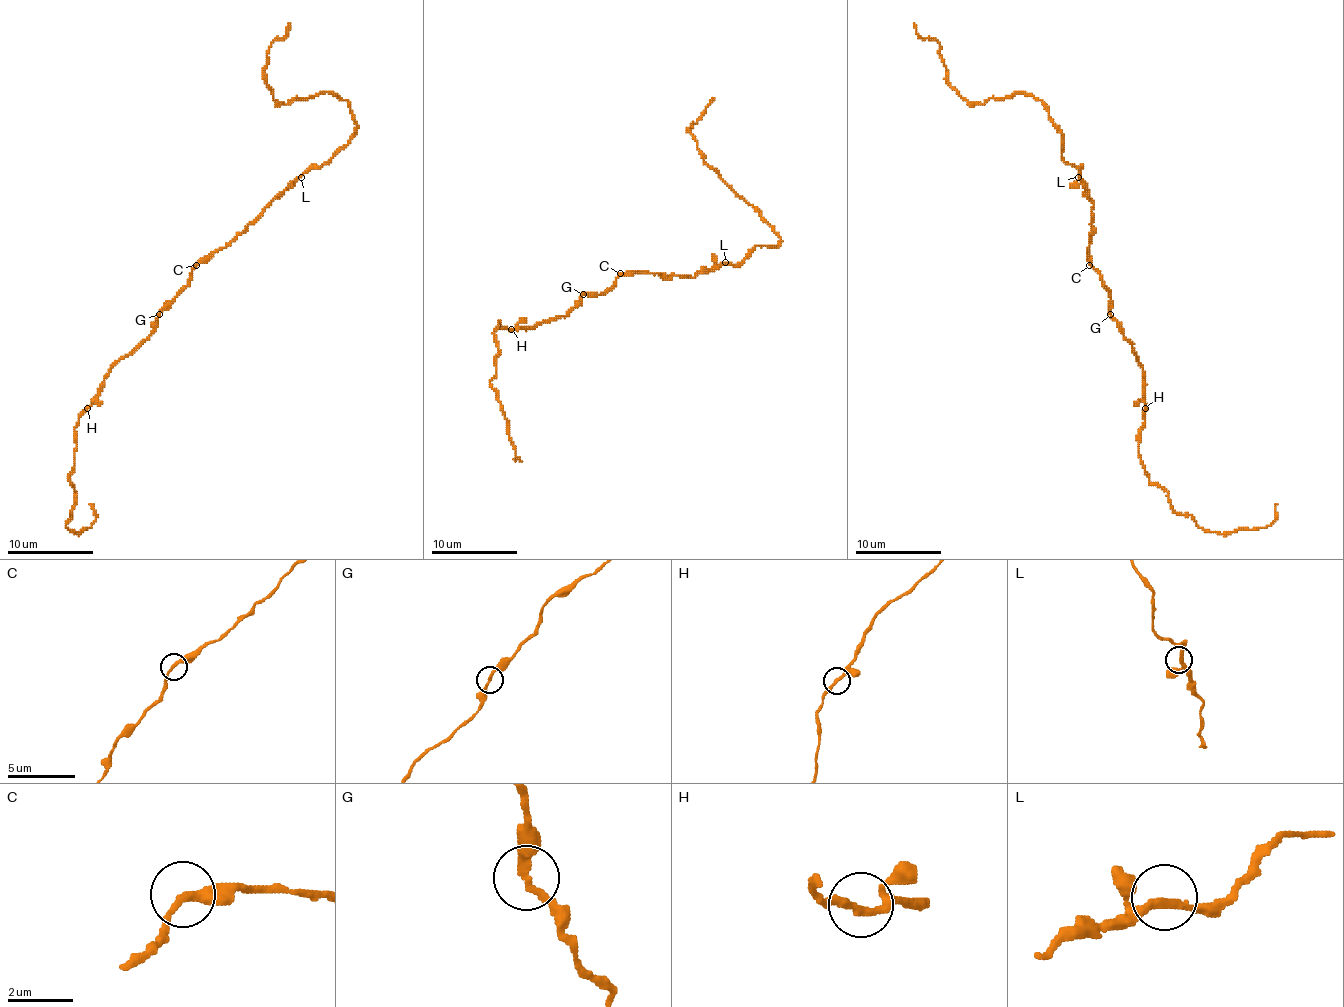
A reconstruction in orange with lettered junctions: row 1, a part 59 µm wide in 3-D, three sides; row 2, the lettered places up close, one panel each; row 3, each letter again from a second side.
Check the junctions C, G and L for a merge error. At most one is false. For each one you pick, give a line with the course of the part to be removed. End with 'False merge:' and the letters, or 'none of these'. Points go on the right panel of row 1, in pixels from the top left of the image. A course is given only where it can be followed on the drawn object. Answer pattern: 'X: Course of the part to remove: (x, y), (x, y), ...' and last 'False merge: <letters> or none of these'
False merge: none of these

